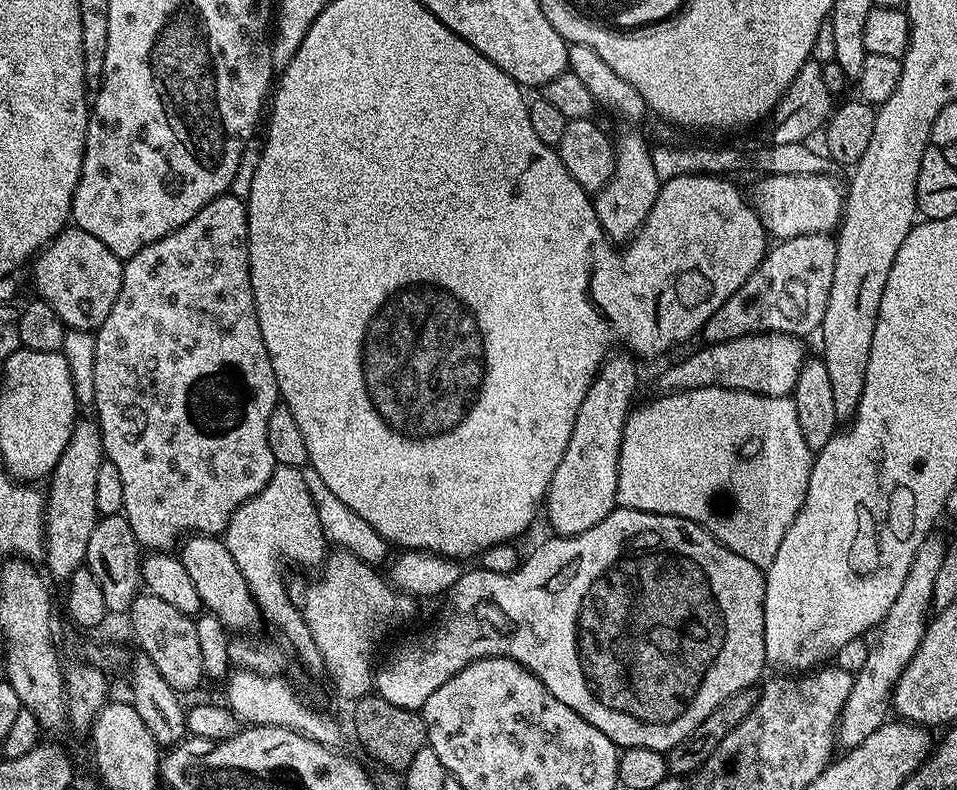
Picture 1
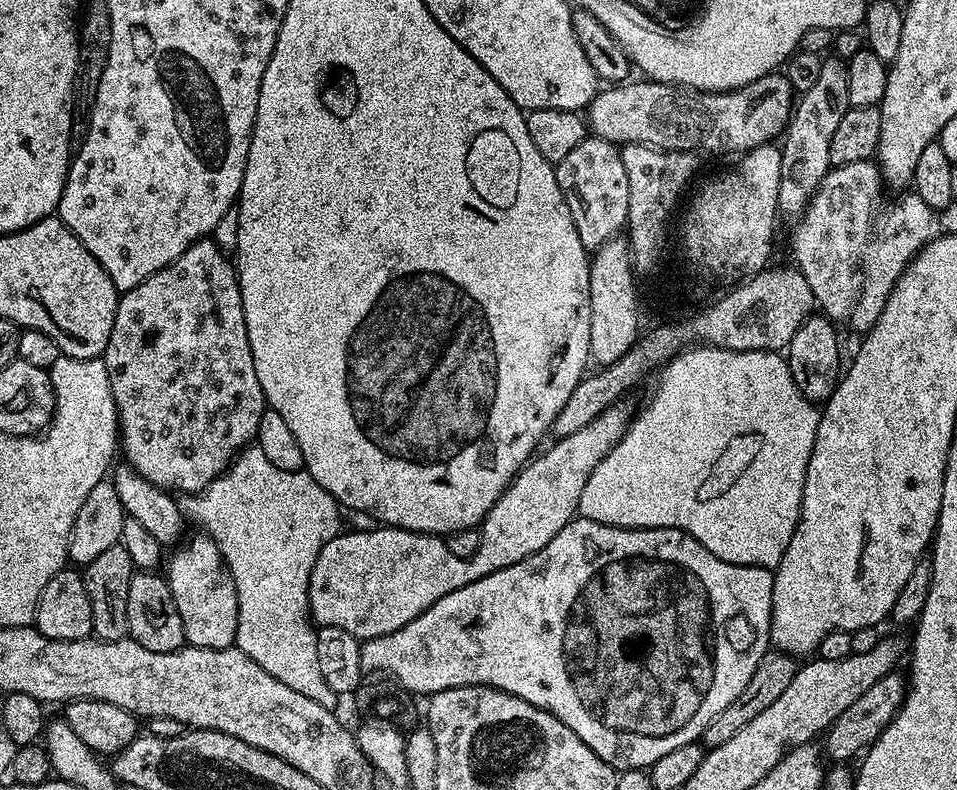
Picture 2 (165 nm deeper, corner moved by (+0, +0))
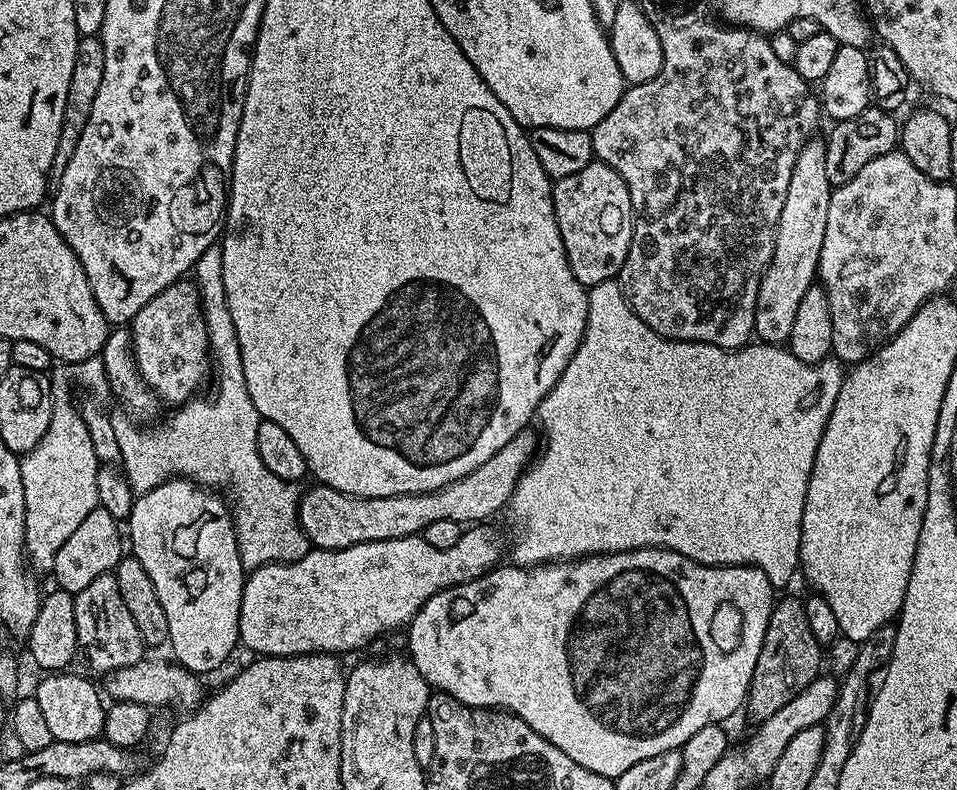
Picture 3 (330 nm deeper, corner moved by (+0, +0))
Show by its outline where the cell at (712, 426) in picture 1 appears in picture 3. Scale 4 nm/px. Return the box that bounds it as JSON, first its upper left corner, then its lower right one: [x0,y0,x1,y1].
[506,336,846,586]

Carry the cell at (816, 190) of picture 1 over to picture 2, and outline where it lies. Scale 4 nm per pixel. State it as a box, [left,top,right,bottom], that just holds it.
[792,160,941,334]

